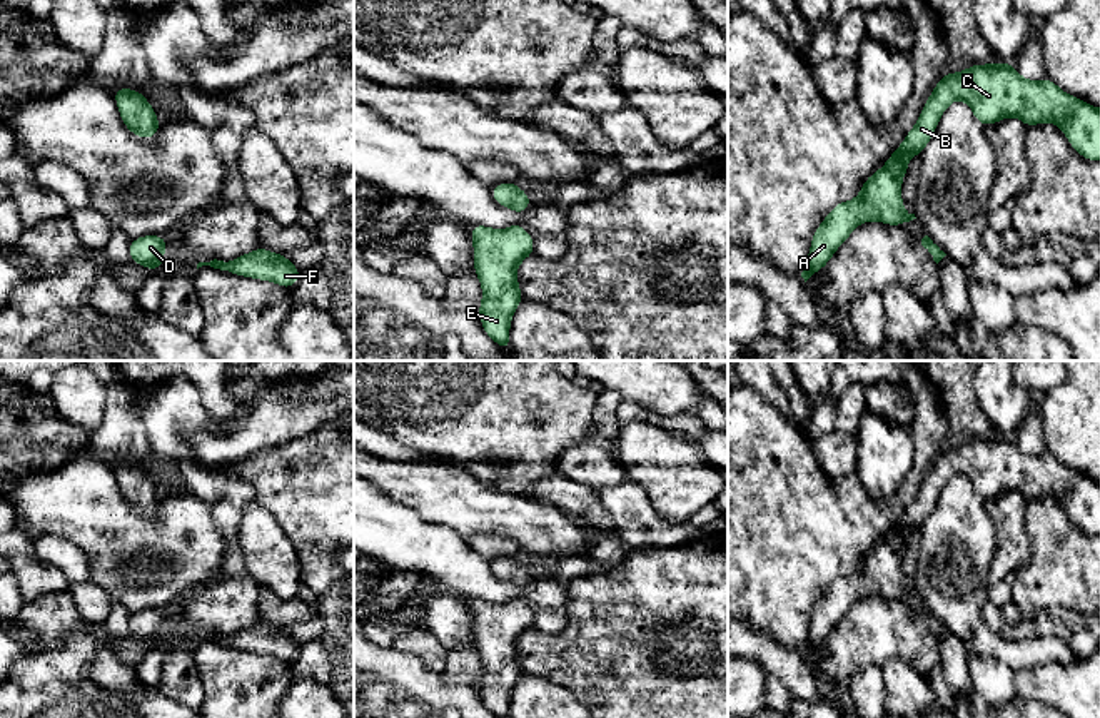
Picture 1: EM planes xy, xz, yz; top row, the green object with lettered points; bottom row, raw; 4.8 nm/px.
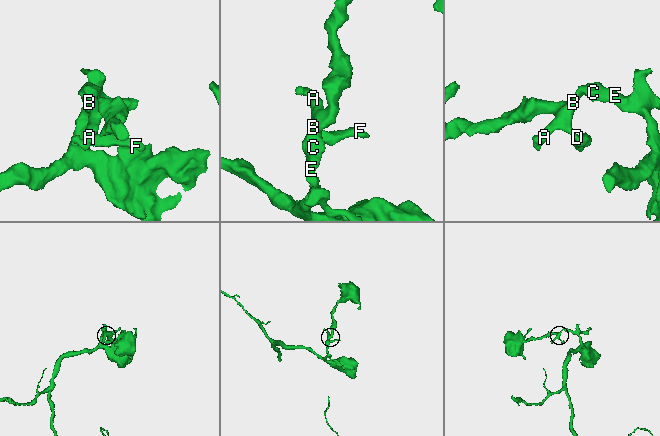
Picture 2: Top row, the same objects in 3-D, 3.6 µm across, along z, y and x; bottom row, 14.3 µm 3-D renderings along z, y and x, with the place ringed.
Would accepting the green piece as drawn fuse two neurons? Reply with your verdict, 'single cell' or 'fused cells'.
single cell

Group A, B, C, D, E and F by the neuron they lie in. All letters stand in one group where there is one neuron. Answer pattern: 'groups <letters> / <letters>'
groups A B C D E F

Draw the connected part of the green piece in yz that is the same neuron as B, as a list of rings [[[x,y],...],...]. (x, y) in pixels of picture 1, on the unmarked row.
[[[1005,436],[976,437],[958,447],[945,447],[923,479],[916,499],[888,536],[865,554],[856,573],[836,578],[818,599],[801,646],[805,656],[828,638],[861,596],[880,594],[900,601],[916,593],[901,578],[901,553],[908,533],[921,529],[941,488],[956,473],[966,476],[985,501],[1005,491],[1018,491],[1027,501],[1053,496],[1083,533],[1100,534],[1100,483],[1070,471],[1052,454],[1025,454]]]

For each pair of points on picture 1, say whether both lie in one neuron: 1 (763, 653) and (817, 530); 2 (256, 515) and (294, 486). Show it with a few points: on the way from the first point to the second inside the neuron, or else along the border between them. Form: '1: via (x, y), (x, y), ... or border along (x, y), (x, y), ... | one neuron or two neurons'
1: border along (745, 620), (778, 642), (800, 650) | two neurons
2: border along (256, 500), (276, 520), (287, 538) | two neurons

